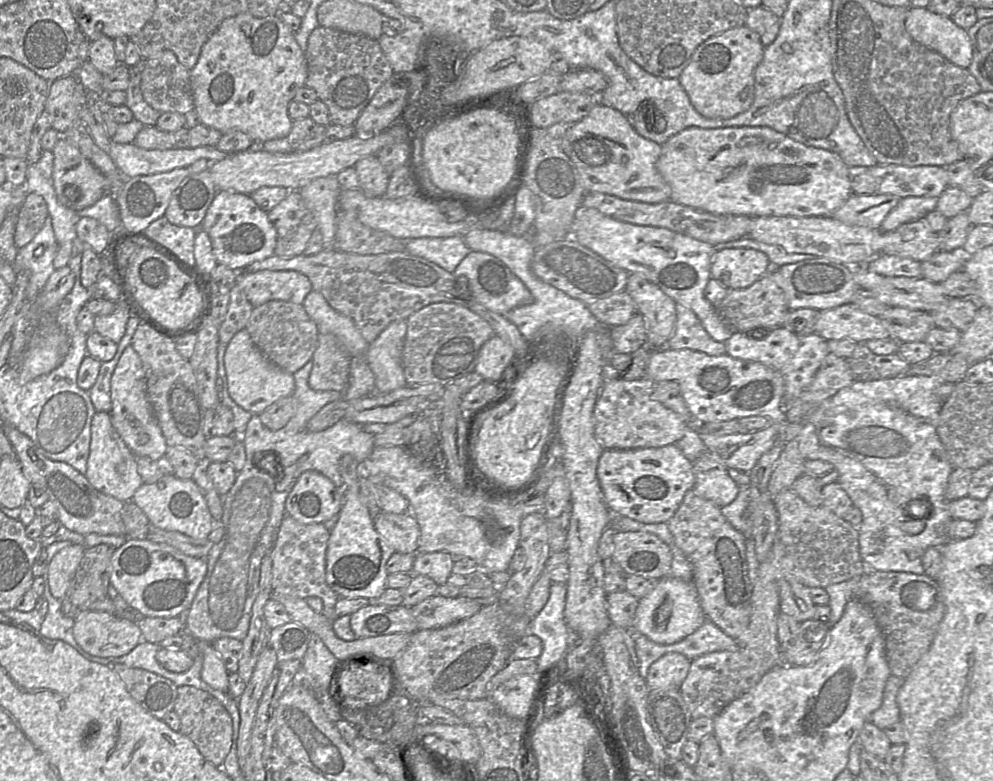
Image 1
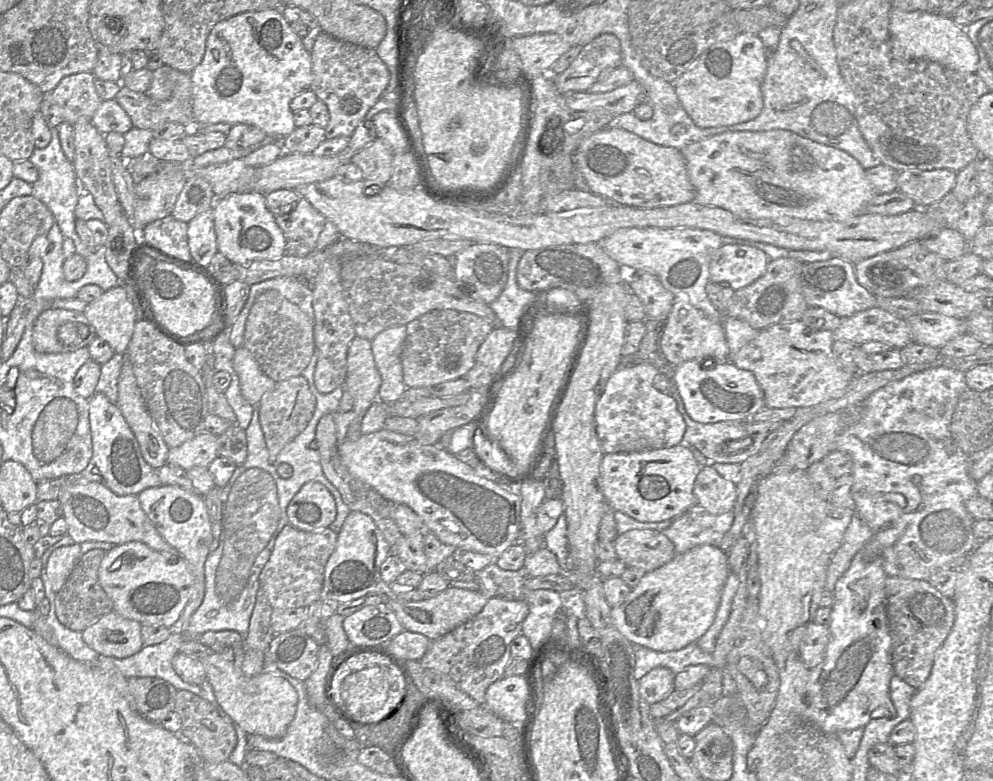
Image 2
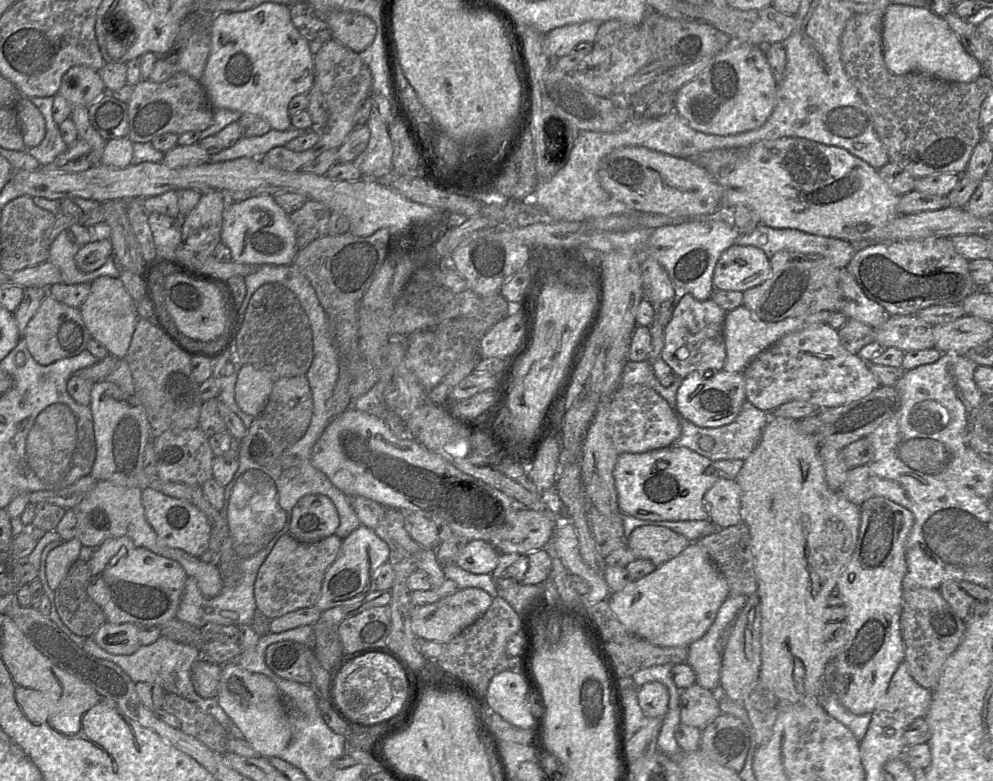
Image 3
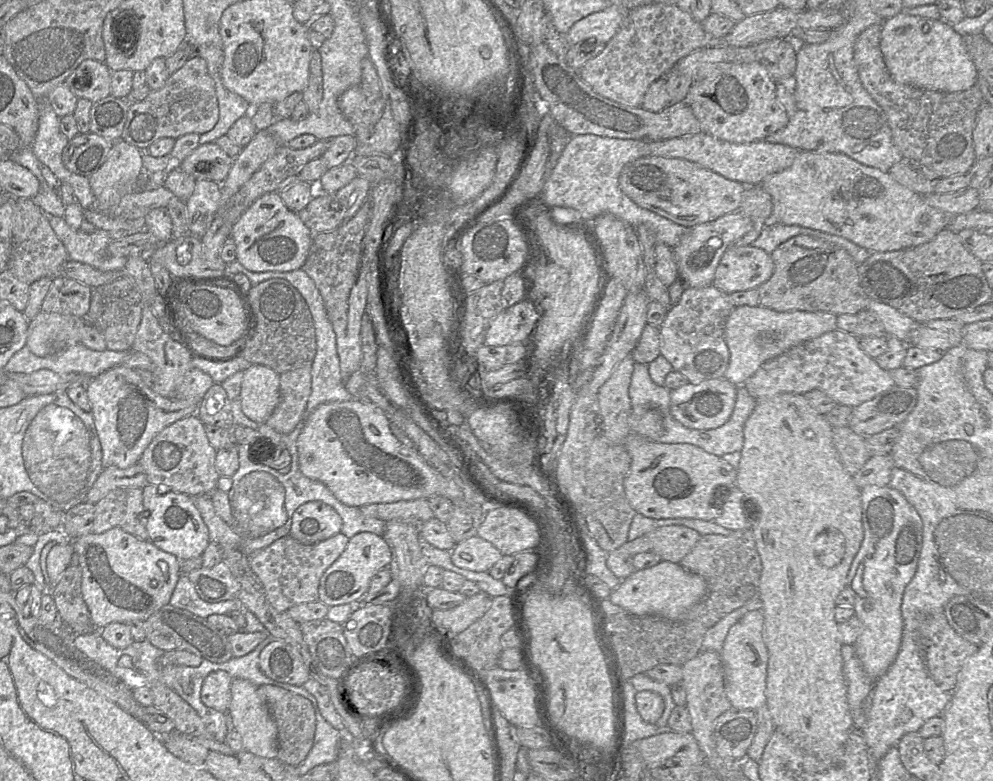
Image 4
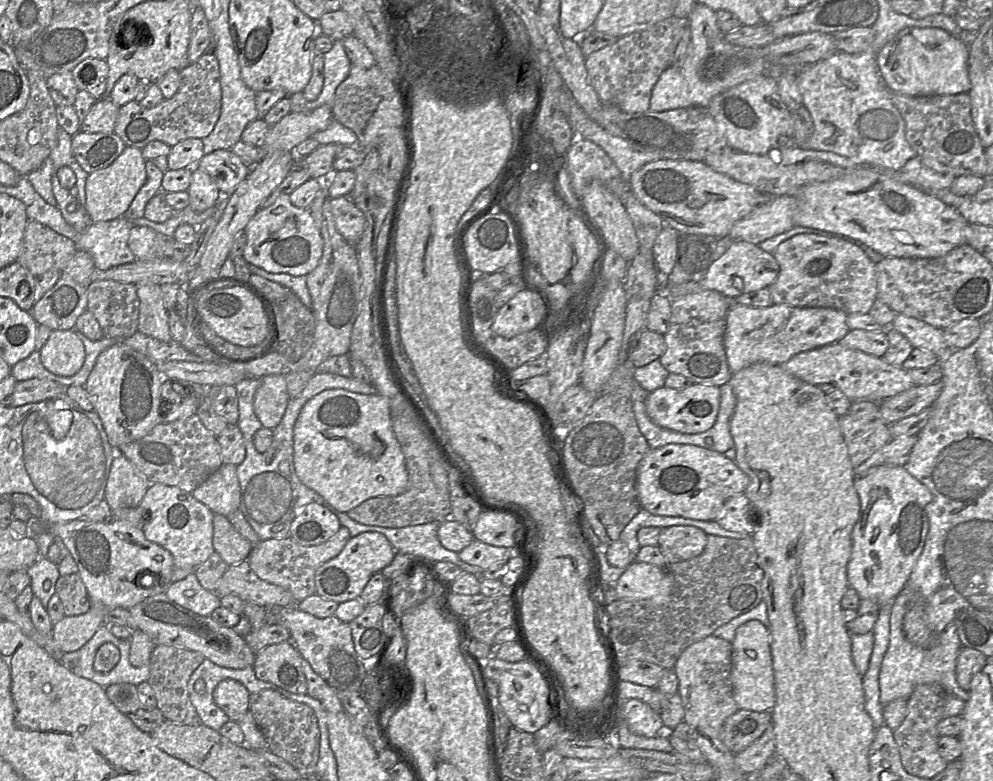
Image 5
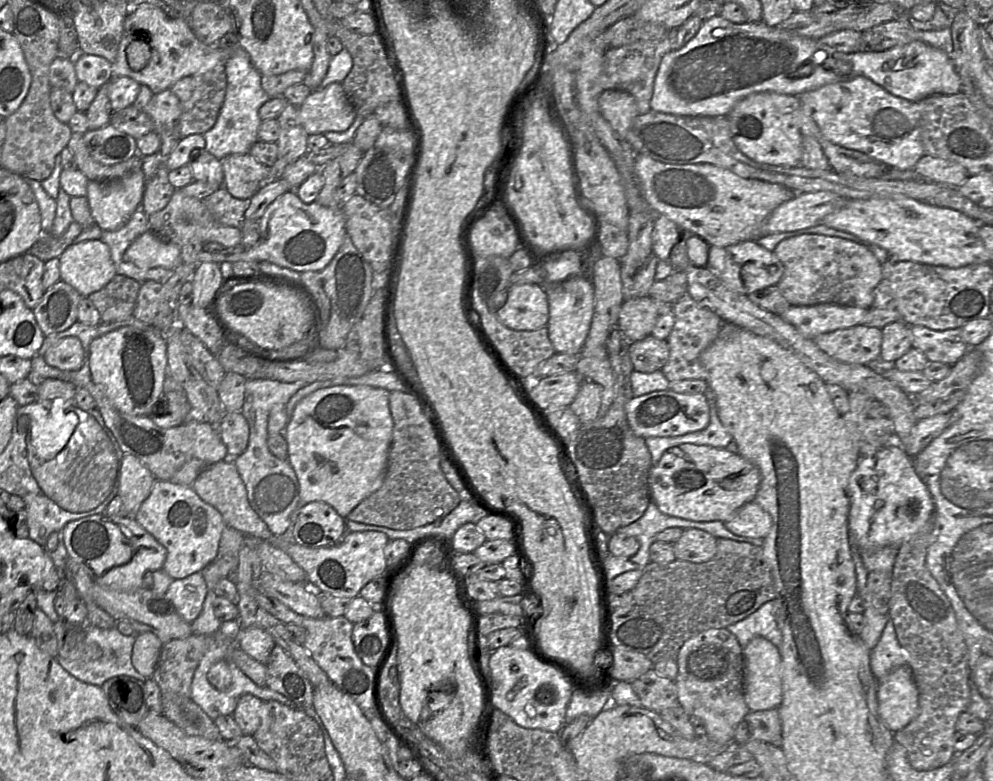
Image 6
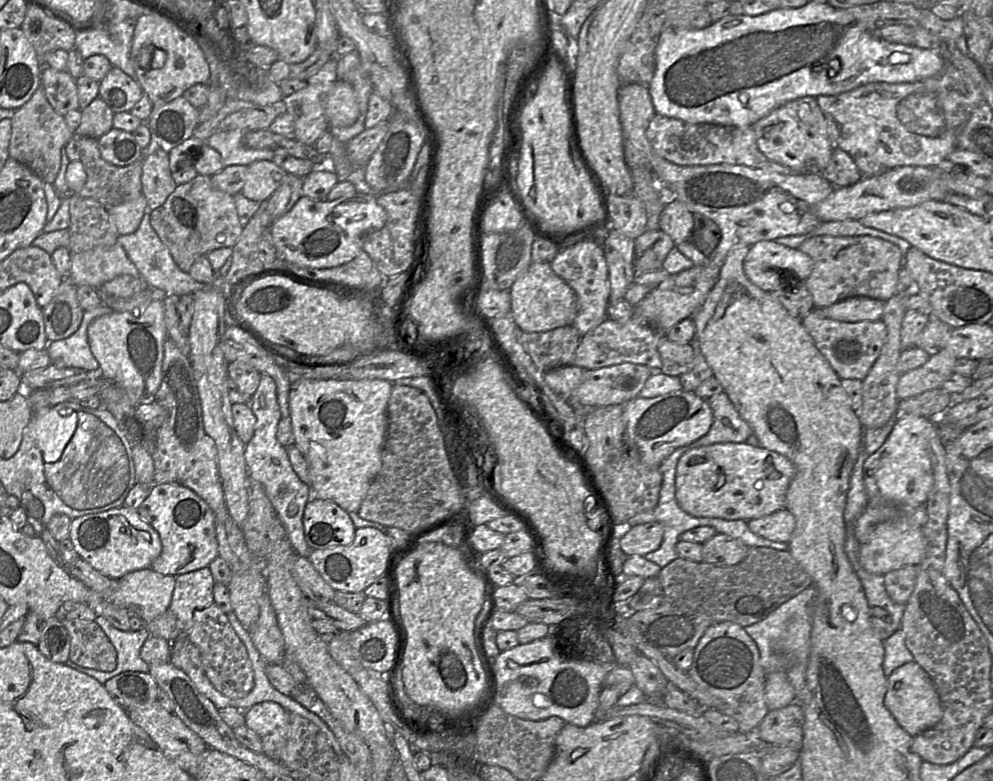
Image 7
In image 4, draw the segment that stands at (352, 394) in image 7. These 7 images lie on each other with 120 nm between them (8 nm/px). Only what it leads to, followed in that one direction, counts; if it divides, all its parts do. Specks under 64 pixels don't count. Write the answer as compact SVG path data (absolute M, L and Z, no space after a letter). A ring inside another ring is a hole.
M358 399L326 403L309 416L297 441L299 468L306 477L323 483L341 503L361 507L374 503L428 499L440 495L452 500L464 500L462 488L450 477L429 465L415 448L407 448L390 430L390 422L375 406Z

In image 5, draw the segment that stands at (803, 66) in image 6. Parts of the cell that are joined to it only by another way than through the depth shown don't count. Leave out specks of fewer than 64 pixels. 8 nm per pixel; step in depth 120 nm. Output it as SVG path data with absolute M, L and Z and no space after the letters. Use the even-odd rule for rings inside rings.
M701 3L695 4L688 17L691 30L688 52L682 62L671 64L661 73L652 90L649 110L662 112L690 106L707 108L714 96L748 80L764 75L778 79L788 70L795 74L799 72L799 69L768 64L760 56L759 48L729 43L719 27L716 12ZM905 28L889 40L875 58L880 75L891 92L907 96L953 95L966 93L971 87L968 44L941 28Z

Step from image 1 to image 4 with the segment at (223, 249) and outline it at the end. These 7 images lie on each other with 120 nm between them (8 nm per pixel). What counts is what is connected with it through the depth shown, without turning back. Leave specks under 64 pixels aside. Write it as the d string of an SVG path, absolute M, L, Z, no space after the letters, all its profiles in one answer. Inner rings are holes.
M278 192L265 193L245 210L232 226L236 260L253 272L292 271L302 268L313 237L298 213L284 204Z

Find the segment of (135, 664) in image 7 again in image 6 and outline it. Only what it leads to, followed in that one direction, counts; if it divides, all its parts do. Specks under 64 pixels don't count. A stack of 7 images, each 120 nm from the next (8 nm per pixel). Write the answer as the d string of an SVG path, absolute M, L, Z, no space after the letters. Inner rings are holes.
M95 626L86 628L86 643L96 643L103 650L100 659L93 661L69 660L58 656L60 665L72 676L80 681L97 685L101 687L105 681L117 676L129 676L145 682L147 678L140 674L132 665L132 650L135 642L135 635L125 636L121 634L116 627L111 629L102 629Z

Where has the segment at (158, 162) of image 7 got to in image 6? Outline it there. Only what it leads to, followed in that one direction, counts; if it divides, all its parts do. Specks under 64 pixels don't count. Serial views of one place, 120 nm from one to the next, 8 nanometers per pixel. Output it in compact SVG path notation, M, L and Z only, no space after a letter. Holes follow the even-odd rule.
M161 163L145 184L142 205L147 216L165 208L176 190L168 180L168 172L165 164Z

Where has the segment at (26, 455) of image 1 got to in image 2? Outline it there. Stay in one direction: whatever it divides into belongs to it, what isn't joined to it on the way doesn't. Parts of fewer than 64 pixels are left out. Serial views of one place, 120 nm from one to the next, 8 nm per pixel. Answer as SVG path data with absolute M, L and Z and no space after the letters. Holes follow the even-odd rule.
M99 482L64 486L57 498L63 508L67 534L75 543L107 542L114 545L142 542L164 555L179 555L158 533L140 506L138 495L118 496Z

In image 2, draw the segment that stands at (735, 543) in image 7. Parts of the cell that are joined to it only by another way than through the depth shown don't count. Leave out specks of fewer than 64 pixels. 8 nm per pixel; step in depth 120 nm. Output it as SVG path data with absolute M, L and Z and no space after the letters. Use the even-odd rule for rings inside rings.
M633 529L613 541L617 557L626 566L650 572L669 562L676 554L673 543L660 531Z

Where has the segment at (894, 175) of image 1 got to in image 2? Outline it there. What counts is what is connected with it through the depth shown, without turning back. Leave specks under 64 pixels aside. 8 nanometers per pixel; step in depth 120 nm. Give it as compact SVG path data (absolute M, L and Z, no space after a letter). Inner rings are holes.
M949 169L900 171L896 191L906 194L917 208L923 209L952 191L955 181L956 172Z

